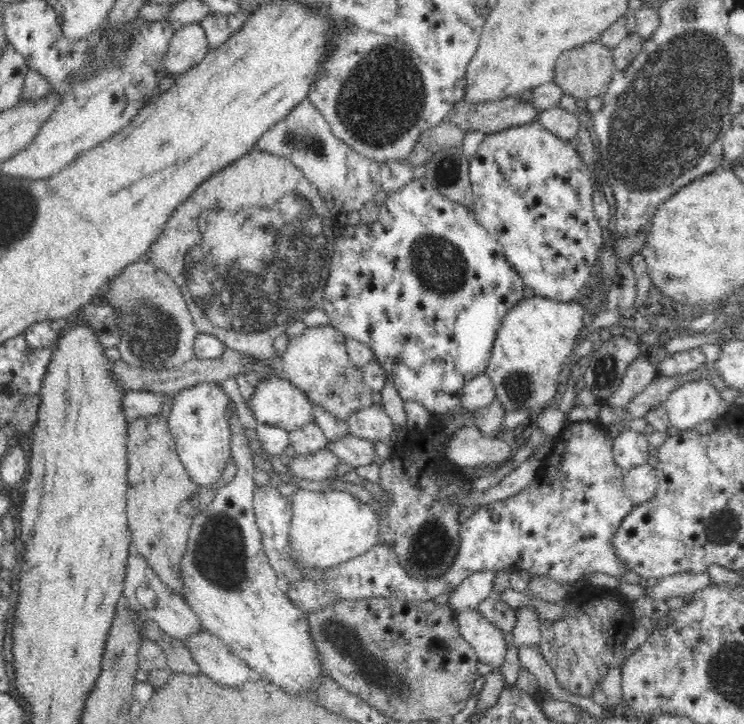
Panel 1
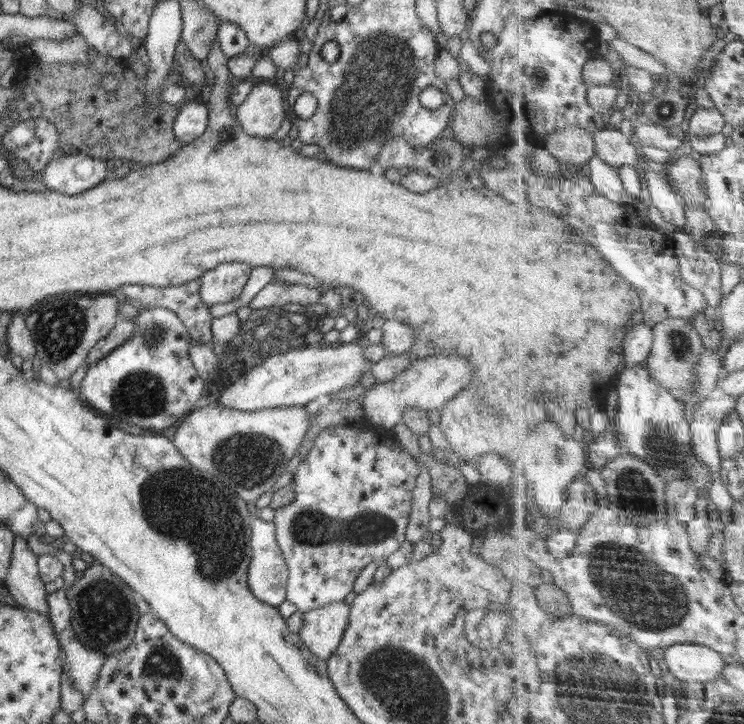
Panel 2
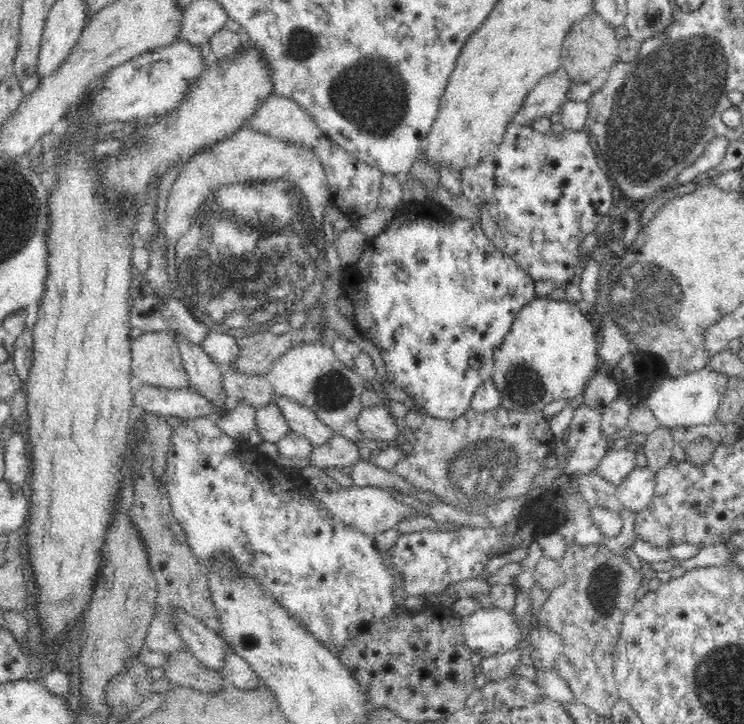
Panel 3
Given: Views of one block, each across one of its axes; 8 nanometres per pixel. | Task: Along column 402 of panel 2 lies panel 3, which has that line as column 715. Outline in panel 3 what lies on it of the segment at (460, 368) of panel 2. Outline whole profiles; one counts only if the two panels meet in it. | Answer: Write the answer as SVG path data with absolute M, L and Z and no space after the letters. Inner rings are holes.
M703 367L677 377L664 378L664 382L642 404L654 413L660 426L676 428L709 425L717 420L715 414L724 400L728 382L728 376Z

